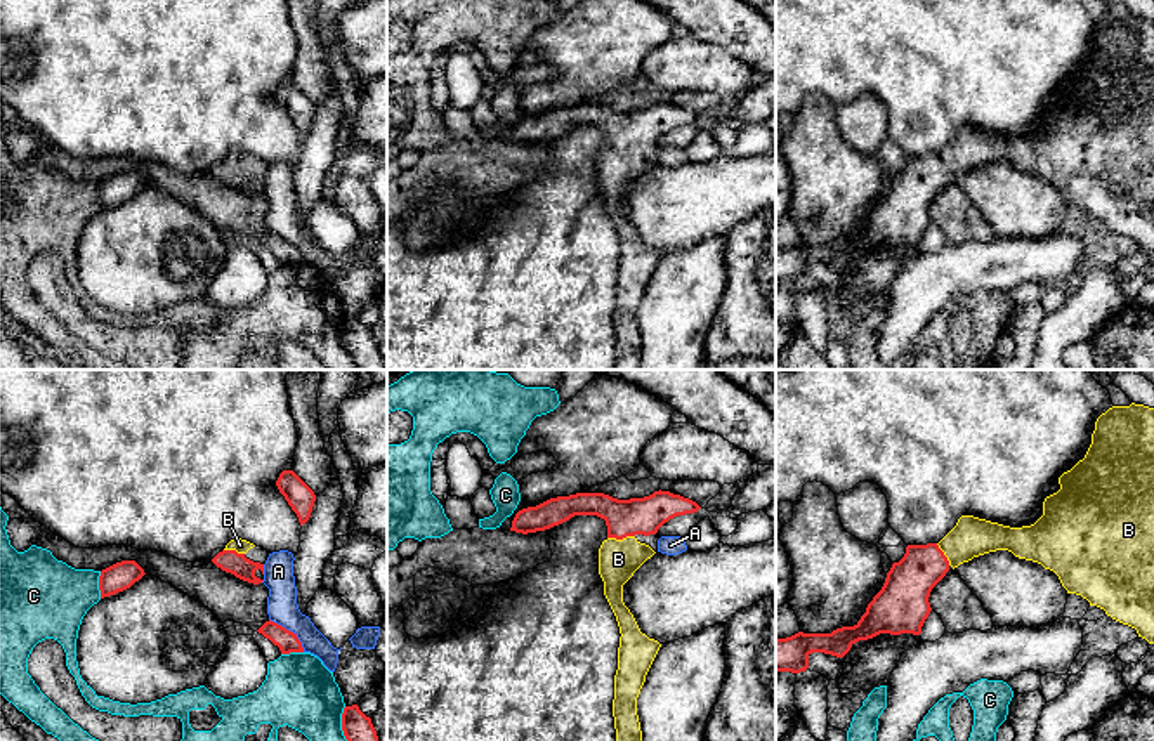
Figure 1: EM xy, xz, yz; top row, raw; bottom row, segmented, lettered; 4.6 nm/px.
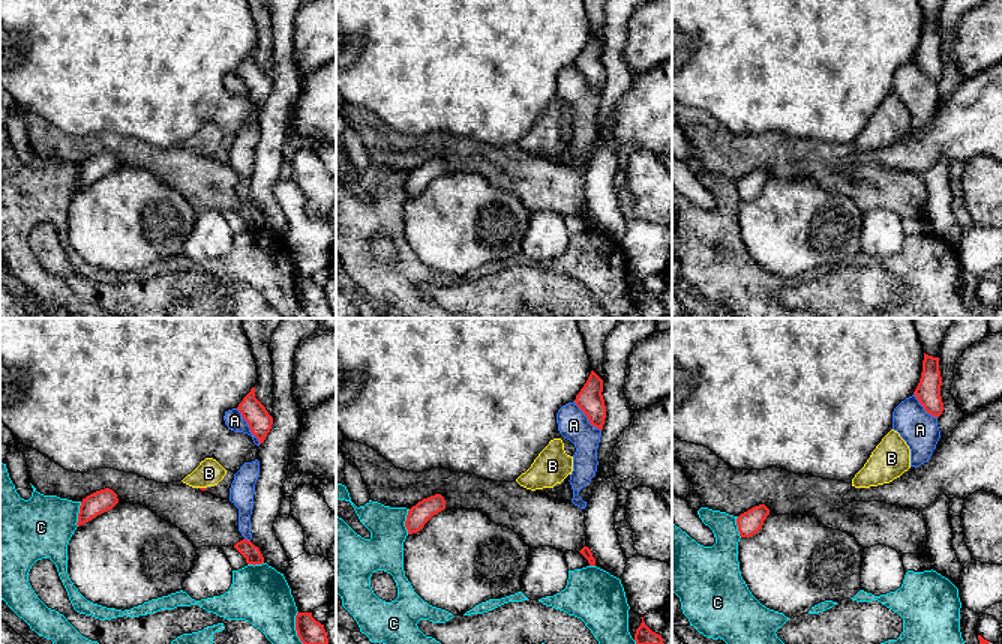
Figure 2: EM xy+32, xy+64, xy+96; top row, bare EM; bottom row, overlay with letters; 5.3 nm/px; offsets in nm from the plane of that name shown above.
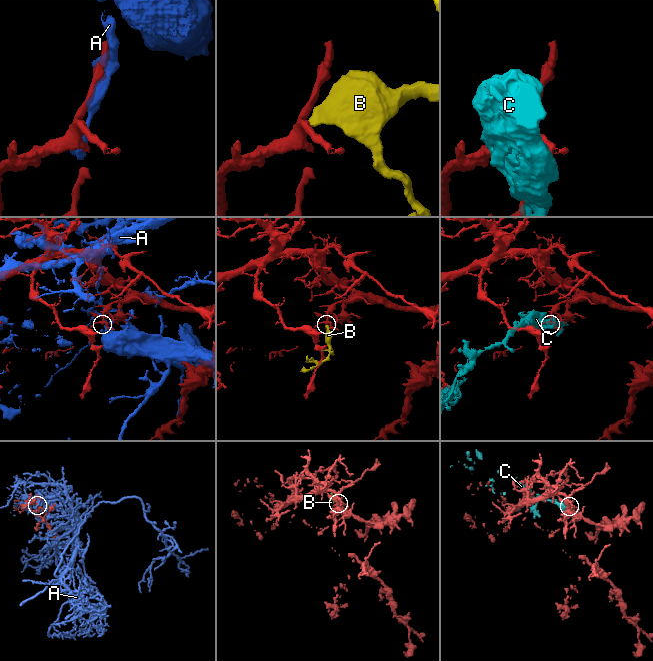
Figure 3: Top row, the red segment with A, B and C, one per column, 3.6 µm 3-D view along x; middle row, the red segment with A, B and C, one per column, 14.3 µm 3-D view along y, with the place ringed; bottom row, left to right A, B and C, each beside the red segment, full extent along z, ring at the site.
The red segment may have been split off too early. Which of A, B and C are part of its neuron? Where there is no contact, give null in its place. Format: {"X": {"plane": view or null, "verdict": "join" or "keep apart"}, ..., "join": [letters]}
{"A": {"plane": "xy", "verdict": "keep apart"}, "B": {"plane": "xz", "verdict": "join"}, "C": {"plane": "xy", "verdict": "keep apart"}, "join": ["B"]}

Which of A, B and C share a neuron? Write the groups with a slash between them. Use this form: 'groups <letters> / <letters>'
groups A / B / C

